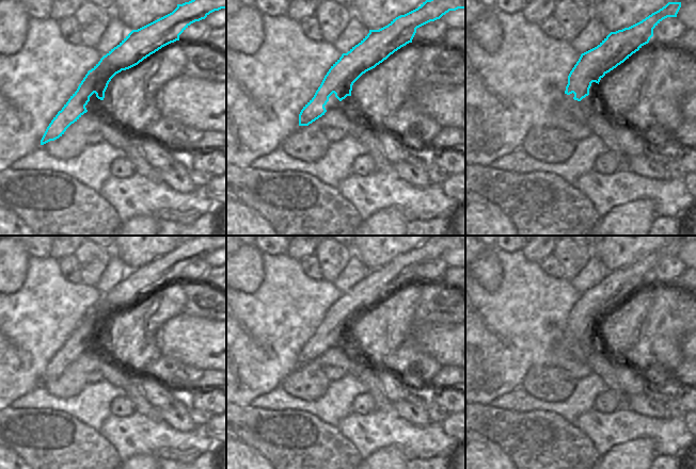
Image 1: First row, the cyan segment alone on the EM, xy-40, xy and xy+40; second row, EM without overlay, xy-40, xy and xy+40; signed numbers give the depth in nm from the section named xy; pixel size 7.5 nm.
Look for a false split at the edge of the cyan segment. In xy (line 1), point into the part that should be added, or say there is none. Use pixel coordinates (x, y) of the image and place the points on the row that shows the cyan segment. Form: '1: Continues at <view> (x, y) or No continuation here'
1: No continuation here

